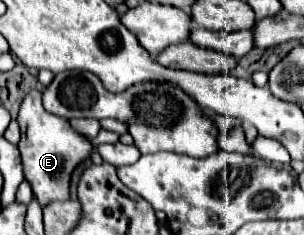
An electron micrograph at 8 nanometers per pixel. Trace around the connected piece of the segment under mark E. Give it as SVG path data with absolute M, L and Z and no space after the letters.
M30 91L26 99L22 101L22 107L18 113L18 123L22 127L22 139L18 143L18 149L22 153L24 175L32 183L32 191L36 199L42 205L46 205L50 201L66 201L68 187L70 187L70 175L74 167L84 157L88 157L94 151L94 147L90 145L88 139L74 133L66 119L60 119L58 115L48 113L42 107L40 97L42 95L38 91Z

